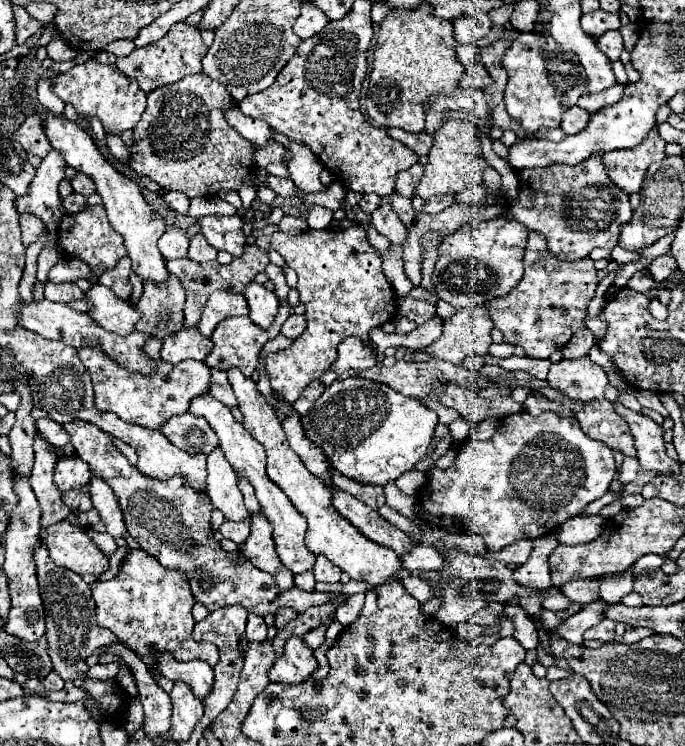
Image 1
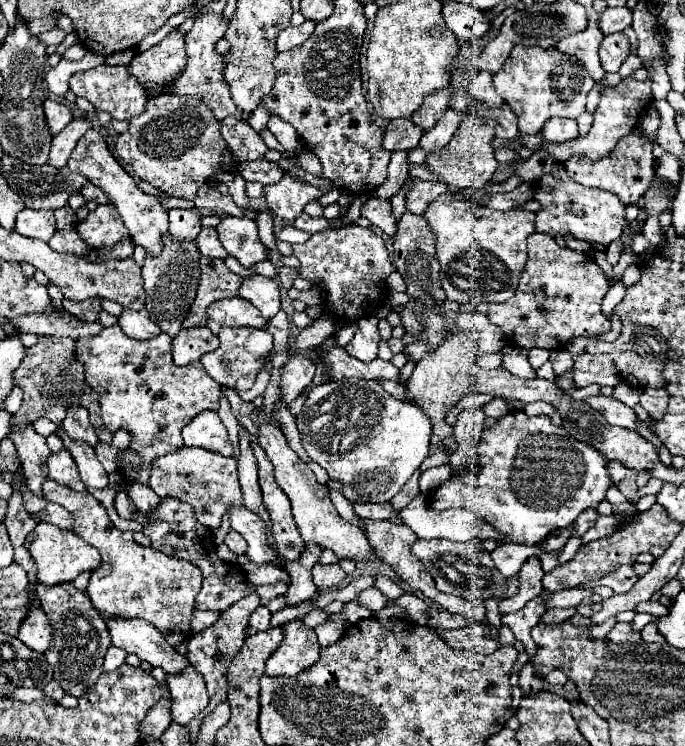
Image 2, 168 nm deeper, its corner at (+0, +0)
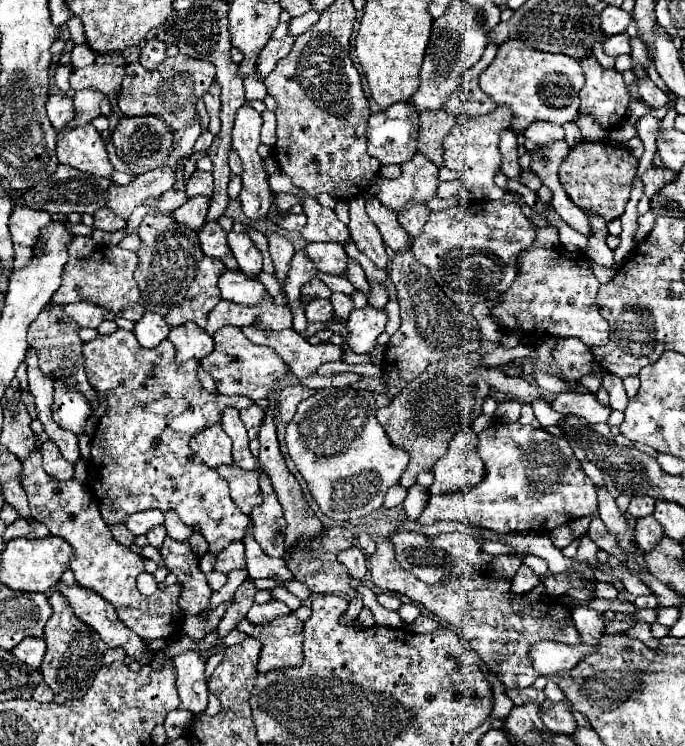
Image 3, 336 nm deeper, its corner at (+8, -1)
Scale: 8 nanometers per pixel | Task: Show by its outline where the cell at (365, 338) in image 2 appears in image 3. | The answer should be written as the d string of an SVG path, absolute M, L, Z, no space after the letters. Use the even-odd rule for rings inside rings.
M366 306L362 310L354 310L348 318L348 346L354 354L364 354L374 350L376 338L384 332L386 312L374 310Z

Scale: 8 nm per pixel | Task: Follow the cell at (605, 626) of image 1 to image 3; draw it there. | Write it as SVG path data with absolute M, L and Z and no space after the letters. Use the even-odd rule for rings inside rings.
M636 622L636 624L634 624L630 630L626 630L624 634L628 634L628 638L636 638L636 640L644 642L644 644L650 646L650 648L656 646L656 640L654 640L652 634L650 634L650 624L646 624L646 622Z

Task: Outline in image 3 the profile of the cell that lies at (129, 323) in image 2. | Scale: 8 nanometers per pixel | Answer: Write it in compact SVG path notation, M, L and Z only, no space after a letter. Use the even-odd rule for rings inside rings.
M146 312L138 322L134 322L134 336L144 348L158 346L168 336L170 326L164 322L162 316Z

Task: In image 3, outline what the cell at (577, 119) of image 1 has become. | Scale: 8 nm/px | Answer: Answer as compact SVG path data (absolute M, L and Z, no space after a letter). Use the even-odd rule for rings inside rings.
M532 122L532 126L524 130L524 136L528 136L536 146L544 146L554 140L562 140L564 128L556 124L548 124L548 122Z

